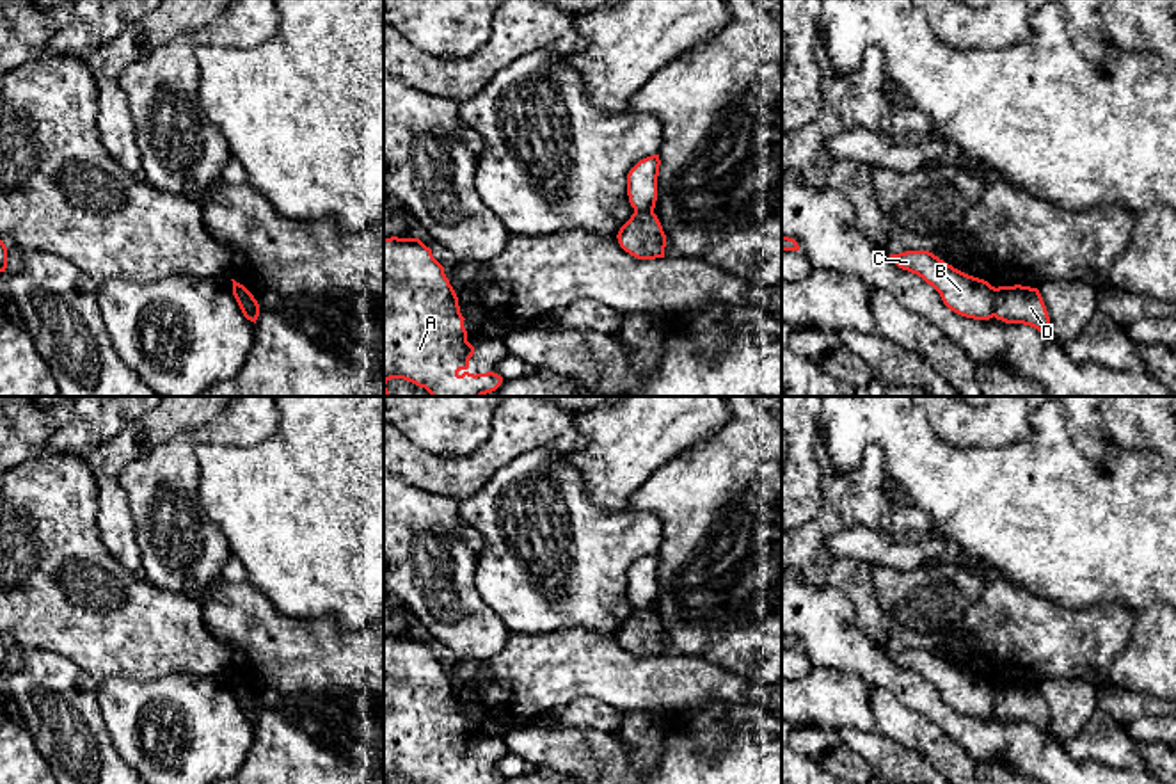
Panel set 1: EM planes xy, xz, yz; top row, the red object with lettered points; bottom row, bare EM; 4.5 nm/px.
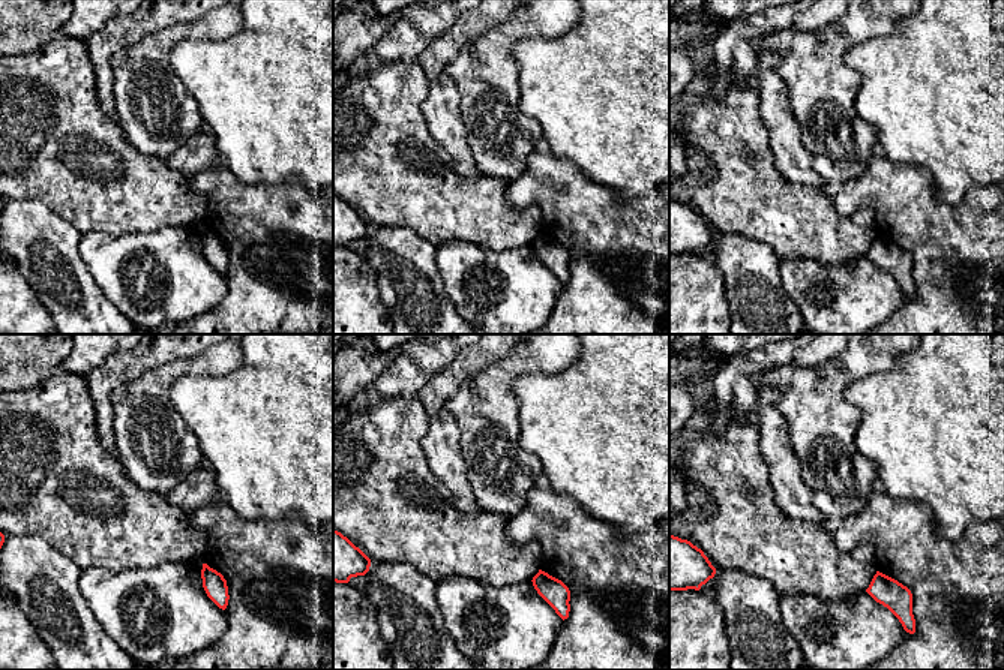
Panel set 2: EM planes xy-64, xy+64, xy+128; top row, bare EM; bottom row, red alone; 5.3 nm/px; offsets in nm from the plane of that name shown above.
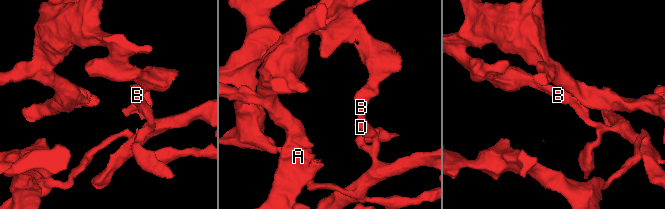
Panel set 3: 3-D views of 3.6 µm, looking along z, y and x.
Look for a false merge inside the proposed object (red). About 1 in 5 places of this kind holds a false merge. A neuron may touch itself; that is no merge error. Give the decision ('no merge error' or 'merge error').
merge error

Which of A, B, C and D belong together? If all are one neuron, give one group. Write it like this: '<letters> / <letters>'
A B C / D

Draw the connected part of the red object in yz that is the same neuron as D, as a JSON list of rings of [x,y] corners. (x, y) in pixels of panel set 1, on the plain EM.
[[[998,684],[995,690],[995,716],[1005,722],[1023,722],[1053,738],[1050,715],[1037,686]]]

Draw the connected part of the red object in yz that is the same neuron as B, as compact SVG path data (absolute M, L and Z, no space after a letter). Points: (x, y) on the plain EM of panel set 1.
M929 649L890 652L890 658L931 683L950 709L973 718L995 715L997 686L988 679L954 667Z

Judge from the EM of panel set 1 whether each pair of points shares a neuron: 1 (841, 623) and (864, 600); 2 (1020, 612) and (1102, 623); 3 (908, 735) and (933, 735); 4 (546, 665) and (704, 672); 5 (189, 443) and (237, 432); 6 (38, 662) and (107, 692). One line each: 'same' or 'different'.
1: different
2: same
3: same
4: same
5: same
6: different

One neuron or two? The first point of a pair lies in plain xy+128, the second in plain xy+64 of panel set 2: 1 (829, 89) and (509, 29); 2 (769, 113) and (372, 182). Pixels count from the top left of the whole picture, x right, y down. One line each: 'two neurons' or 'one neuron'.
1: one neuron
2: two neurons

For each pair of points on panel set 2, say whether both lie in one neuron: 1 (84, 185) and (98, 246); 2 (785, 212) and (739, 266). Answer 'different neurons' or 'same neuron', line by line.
1: different neurons
2: different neurons

